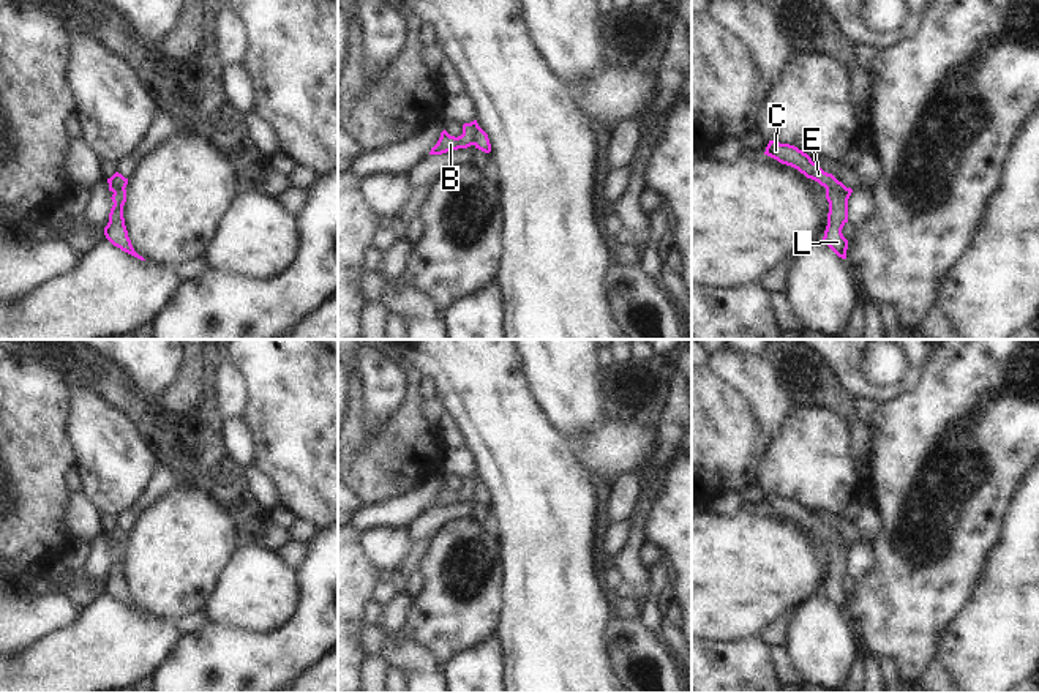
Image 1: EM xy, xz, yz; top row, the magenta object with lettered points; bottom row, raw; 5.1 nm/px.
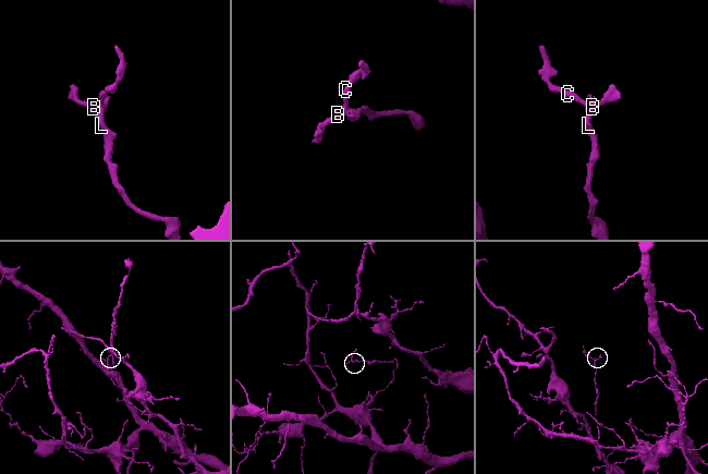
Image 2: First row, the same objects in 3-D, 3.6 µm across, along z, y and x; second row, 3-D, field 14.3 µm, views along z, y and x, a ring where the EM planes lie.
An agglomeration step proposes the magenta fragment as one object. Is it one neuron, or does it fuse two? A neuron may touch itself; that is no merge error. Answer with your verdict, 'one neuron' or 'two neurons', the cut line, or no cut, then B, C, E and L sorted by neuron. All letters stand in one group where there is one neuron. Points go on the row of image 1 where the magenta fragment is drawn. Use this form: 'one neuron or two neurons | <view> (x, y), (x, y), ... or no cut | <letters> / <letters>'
two neurons | xz (477, 123), (472, 144) | B C E / L

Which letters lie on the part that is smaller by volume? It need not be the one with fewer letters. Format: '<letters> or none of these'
L

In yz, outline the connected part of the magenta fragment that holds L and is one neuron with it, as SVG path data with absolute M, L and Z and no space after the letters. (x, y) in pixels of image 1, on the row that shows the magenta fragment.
M826 189L829 202L827 226L823 242L842 259L846 259L848 240L842 229L848 223L848 199L853 189Z

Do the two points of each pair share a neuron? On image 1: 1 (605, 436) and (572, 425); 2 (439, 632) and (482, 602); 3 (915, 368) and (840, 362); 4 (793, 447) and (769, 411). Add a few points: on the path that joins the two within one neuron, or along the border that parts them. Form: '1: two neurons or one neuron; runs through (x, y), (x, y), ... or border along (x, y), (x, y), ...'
1: two neurons; border along (605, 419), (589, 430), (578, 433), (569, 442)
2: one neuron; runs through (450, 621), (471, 602)
3: one neuron; runs through (899, 387), (891, 392), (869, 392), (858, 381)
4: two neurons; border along (793, 406), (779, 436), (769, 445)

